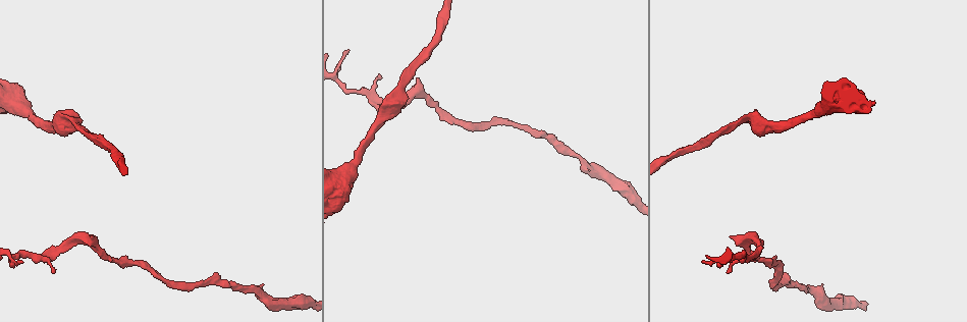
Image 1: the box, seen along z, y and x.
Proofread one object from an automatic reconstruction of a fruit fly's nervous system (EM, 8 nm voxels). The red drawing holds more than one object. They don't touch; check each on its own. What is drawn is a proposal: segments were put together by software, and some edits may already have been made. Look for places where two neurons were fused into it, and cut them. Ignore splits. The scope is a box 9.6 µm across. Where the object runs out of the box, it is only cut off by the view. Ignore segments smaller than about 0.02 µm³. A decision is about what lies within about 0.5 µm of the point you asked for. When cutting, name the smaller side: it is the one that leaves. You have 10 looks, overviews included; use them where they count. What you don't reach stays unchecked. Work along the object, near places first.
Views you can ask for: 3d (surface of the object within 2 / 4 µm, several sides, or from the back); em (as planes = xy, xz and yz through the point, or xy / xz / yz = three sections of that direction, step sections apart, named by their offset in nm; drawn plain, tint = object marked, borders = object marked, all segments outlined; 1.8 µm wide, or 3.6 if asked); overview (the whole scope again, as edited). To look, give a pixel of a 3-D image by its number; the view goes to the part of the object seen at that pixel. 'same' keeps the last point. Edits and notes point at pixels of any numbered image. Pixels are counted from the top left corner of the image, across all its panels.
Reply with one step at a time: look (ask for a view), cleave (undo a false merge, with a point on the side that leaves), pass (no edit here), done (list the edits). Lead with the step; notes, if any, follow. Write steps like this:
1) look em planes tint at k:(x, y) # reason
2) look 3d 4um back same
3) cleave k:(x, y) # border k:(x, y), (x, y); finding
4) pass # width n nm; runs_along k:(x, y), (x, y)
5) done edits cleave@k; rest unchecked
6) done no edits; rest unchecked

look 3d 2um back at 1:(414, 90) # sharp bend

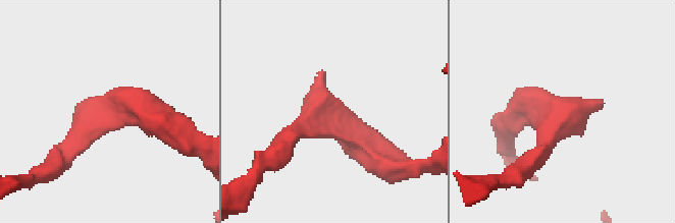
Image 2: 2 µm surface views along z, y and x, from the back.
look em planes tint at 2:(556, 110) # arm_widths 170, 220 nm; need the tissue

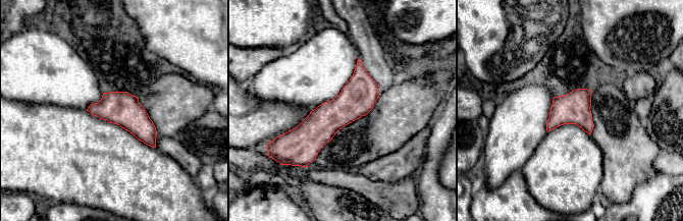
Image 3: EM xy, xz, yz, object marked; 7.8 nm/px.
pass # width 260 nm; runs_along 3:(359, 63), (359, 87), (291, 140); continuous, no second neuron

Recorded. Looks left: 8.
look 3d 2um at 1:(588, 168) # sudden change in width

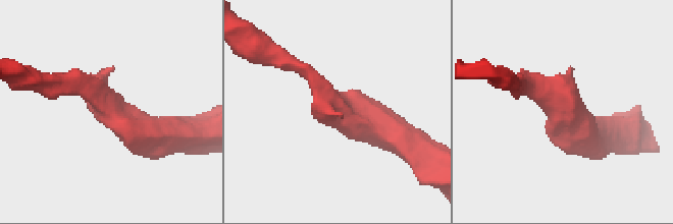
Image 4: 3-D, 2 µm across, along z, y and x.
look em xy step 16 tint at 4:(569, 108)

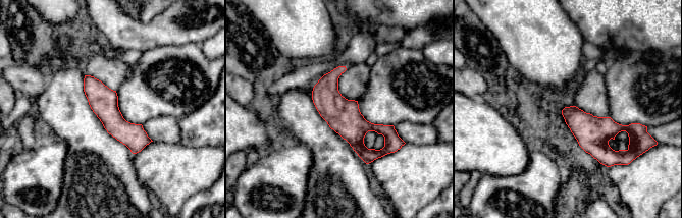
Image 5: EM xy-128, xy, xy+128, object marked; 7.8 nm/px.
look em planes tint same # another direction

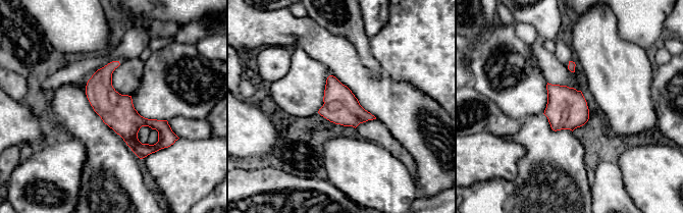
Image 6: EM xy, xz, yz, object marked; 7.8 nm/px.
pass # runs_along 6:(90, 83), (165, 139); one neuron here

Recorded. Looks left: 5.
look em 3.6um planes tint at 1:(73, 121) # sudden change in width

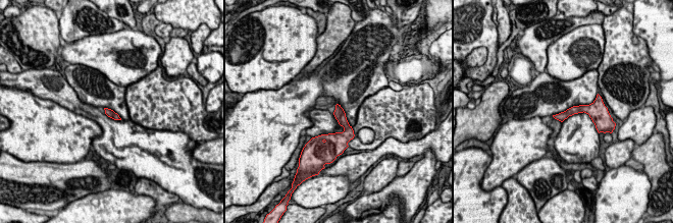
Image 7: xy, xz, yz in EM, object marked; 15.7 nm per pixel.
pass # runs_along 7:(597, 112), (575, 109), (558, 116); all the same neuron

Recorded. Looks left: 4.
look em xy step 8 tint at 1:(826, 108) # three-way junction

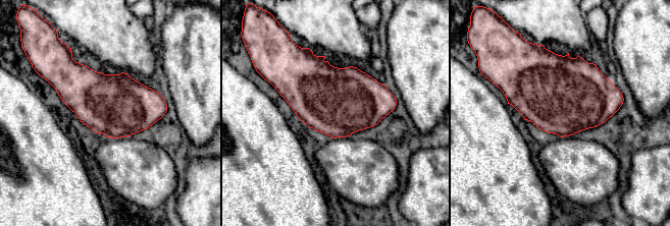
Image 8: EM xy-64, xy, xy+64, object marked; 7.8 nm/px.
pass # one neuron here

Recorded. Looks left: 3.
done no edits; rest unchecked

